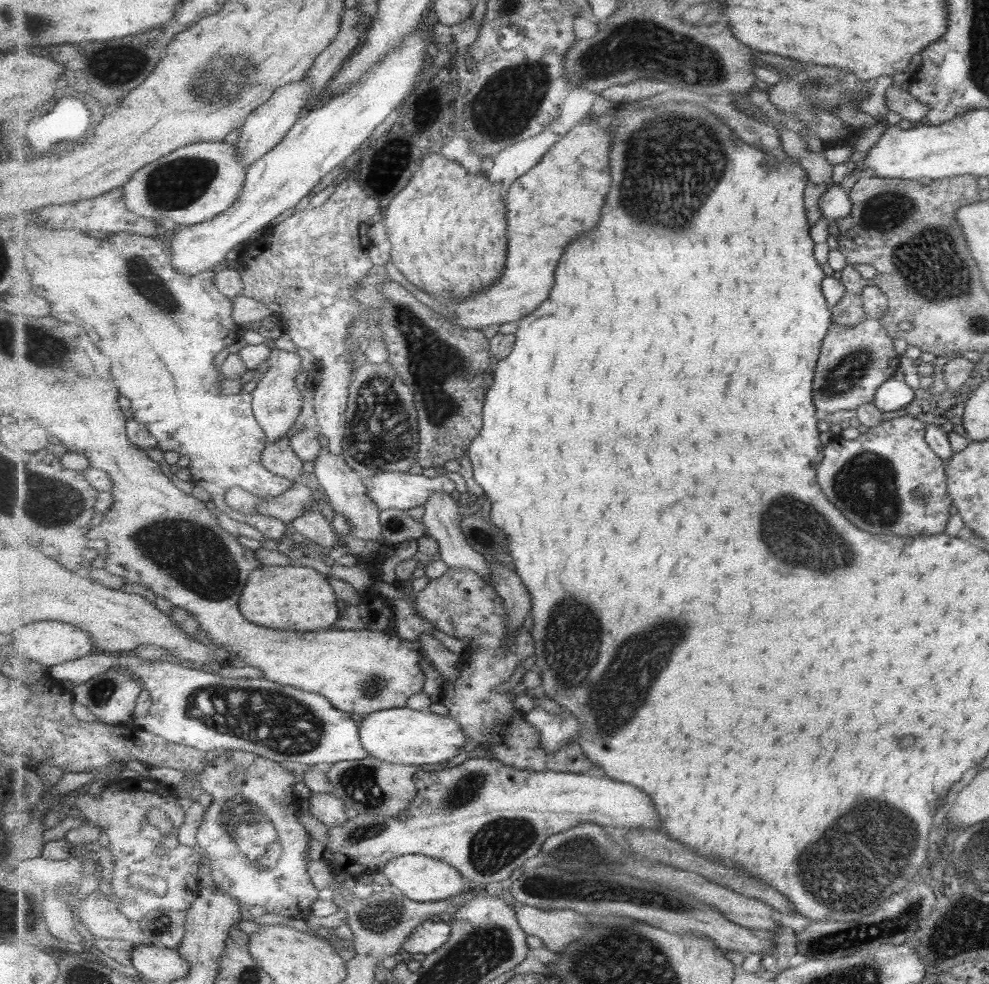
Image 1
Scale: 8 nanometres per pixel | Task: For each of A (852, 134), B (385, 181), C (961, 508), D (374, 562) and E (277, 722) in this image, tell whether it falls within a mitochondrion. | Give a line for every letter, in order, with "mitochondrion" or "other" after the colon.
A: other
B: other
C: other
D: other
E: mitochondrion

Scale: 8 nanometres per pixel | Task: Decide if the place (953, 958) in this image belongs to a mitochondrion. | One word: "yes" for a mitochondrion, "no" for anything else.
no

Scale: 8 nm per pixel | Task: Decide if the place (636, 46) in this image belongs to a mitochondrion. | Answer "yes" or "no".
yes

